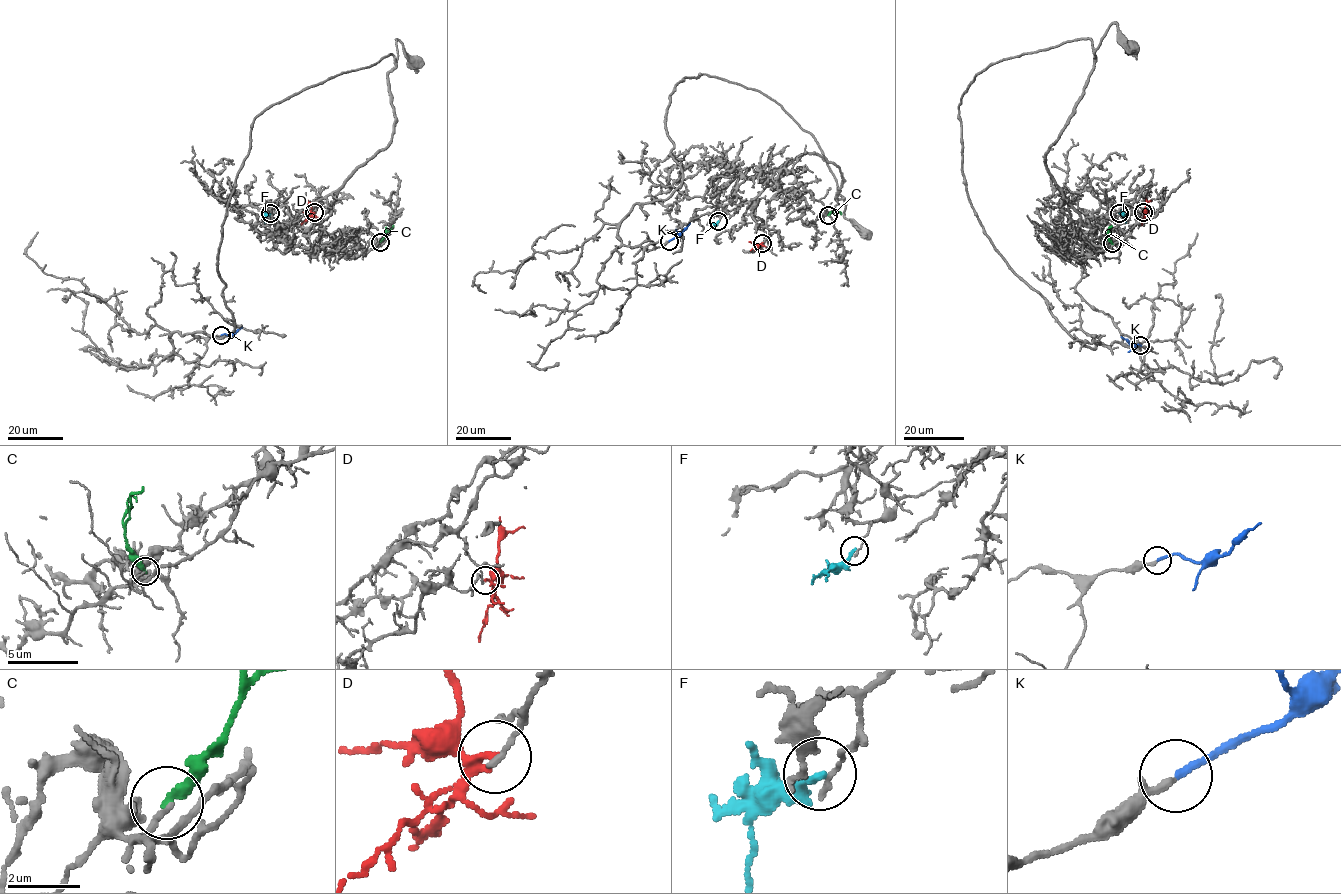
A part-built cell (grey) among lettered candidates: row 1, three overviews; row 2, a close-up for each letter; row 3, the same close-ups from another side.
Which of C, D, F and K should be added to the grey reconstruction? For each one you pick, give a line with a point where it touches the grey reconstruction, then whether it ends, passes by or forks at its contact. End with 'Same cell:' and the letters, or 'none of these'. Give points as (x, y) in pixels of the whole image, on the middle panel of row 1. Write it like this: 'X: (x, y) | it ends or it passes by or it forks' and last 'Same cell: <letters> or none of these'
K: (669, 241) | it ends
Same cell: K

